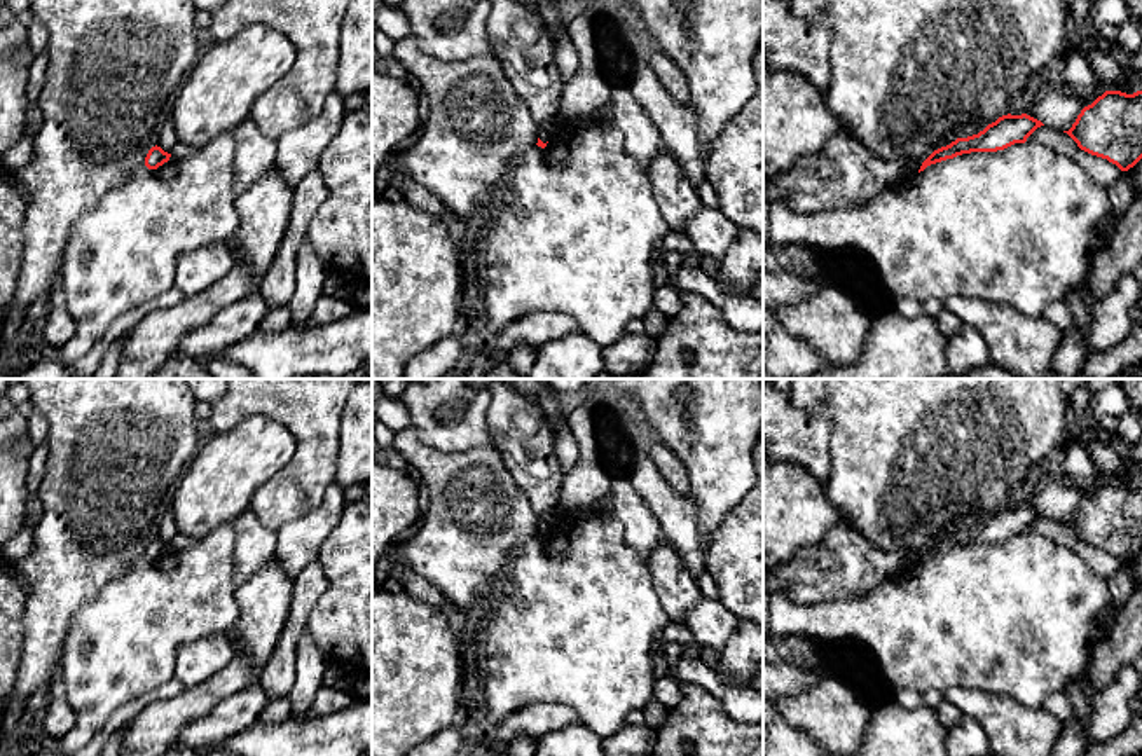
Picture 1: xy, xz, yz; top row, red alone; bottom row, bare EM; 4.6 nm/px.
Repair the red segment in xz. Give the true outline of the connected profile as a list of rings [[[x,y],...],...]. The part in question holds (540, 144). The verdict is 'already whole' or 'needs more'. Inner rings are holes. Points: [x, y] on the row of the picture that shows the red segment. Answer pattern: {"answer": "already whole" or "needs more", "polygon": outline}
{"answer": "needs more", "polygon": [[[491,0],[487,33],[494,54],[515,93],[538,126],[538,147],[545,148],[564,122],[561,112],[562,73],[555,63],[555,42],[541,14],[519,0]]]}

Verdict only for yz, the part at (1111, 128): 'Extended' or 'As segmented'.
As segmented

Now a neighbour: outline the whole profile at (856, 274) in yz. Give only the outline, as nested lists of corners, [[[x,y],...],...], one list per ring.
[[[814,251],[814,255],[821,276],[829,281],[836,279],[868,316],[877,318],[892,307],[885,286],[873,276],[873,260],[870,257],[856,258],[849,251]]]

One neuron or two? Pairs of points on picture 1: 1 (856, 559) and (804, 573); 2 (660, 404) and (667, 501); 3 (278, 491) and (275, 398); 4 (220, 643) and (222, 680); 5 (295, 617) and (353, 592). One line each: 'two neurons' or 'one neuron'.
1: one neuron
2: two neurons
3: one neuron
4: two neurons
5: two neurons

